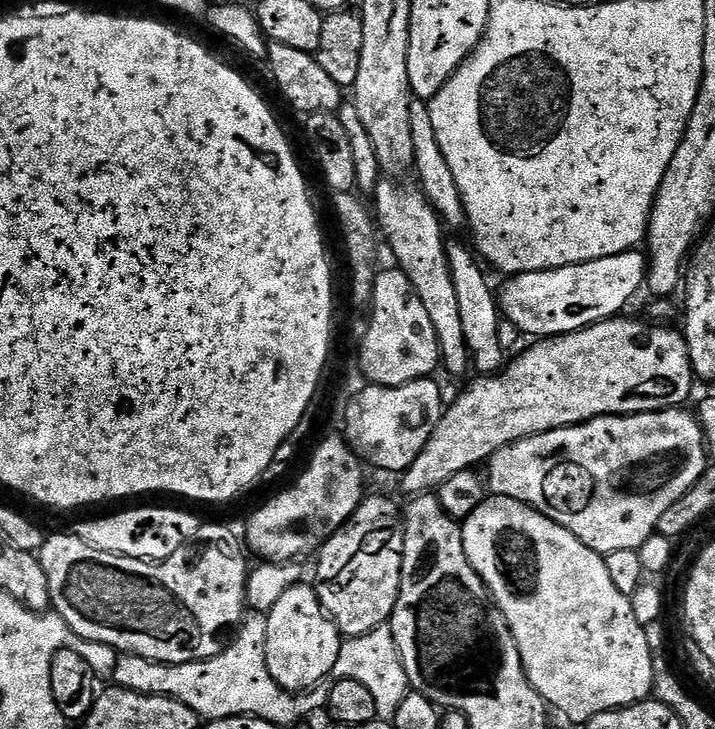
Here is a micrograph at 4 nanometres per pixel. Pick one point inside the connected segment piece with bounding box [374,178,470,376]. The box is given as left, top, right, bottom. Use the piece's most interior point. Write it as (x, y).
(415, 232)

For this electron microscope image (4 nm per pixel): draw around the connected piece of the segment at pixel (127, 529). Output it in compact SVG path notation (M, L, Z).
M128 508L125 512L112 512L109 516L84 520L74 528L74 535L94 546L94 550L106 550L110 554L139 560L165 560L196 537L201 523L201 517L191 516L180 508Z

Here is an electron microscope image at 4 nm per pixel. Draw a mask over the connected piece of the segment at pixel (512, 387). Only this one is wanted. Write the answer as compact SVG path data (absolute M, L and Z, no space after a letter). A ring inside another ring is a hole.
M624 319L601 320L599 324L565 336L537 339L529 343L532 345L513 364L511 361L495 376L477 375L476 381L452 405L449 403L443 409L437 428L413 464L402 473L408 494L431 493L439 489L446 478L454 478L454 474L462 470L483 465L498 449L528 436L569 428L572 424L585 424L600 416L632 416L636 412L661 412L687 405L694 373L683 335L660 322Z

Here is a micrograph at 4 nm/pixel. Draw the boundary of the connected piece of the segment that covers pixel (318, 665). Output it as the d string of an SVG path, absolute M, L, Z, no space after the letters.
M301 582L286 590L286 594L282 594L278 603L267 612L267 617L266 666L278 686L288 692L301 693L331 677L342 637L336 623L328 619L311 583Z

